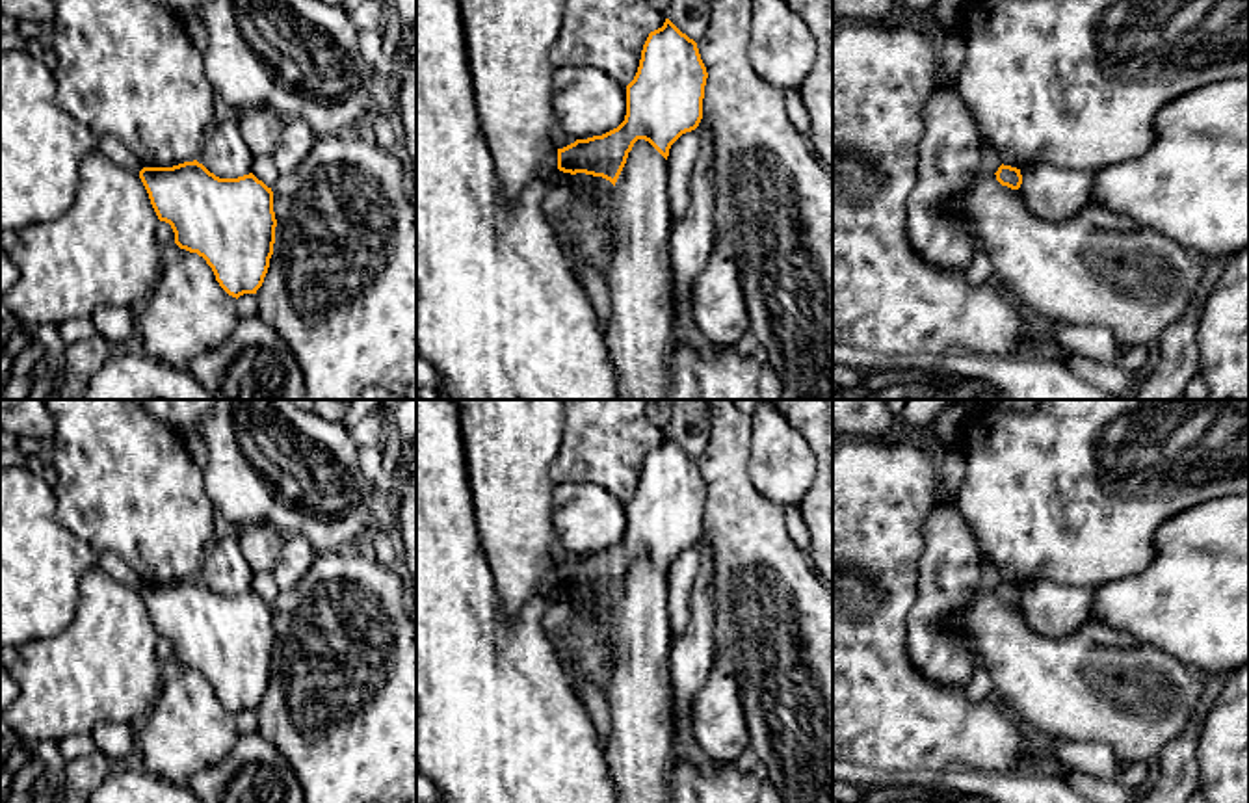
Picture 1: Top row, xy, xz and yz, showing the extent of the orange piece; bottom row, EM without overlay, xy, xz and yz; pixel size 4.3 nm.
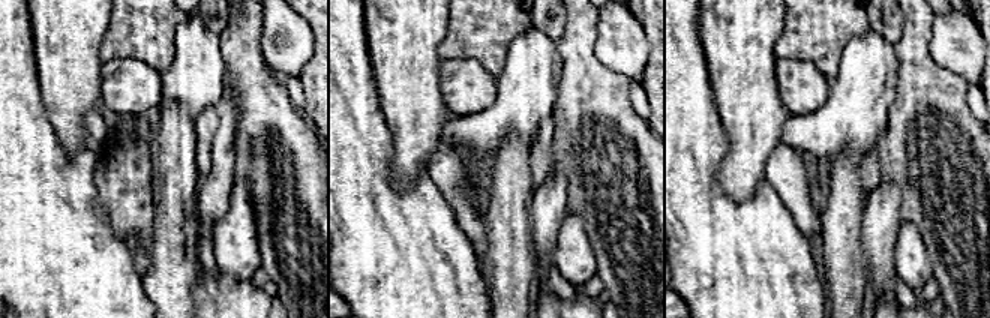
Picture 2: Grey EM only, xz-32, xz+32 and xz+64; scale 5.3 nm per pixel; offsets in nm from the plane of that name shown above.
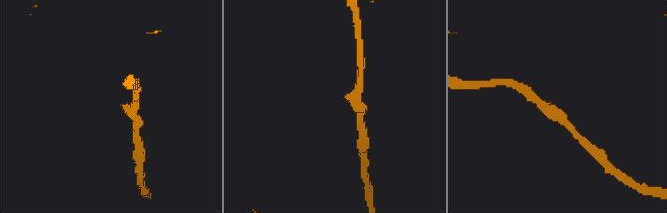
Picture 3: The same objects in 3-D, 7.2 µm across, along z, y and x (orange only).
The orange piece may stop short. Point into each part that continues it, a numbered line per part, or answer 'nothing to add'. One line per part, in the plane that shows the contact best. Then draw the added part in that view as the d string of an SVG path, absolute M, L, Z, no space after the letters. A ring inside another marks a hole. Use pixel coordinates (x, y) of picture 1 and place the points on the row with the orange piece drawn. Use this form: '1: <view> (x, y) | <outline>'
nothing to add

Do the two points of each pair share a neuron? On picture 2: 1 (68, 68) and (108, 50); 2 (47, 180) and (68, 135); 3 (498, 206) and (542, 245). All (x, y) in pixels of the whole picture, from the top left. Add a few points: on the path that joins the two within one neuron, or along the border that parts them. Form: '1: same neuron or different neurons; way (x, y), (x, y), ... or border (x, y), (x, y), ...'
1: different neurons; border (110, 21), (99, 47), (101, 62)
2: different neurons; border (47, 116), (57, 141), (68, 153), (84, 149)
3: different neurons; border (531, 200), (530, 246), (537, 270)

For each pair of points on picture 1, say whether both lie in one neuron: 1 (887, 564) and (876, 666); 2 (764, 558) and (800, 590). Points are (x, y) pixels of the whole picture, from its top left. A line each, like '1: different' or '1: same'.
1: same
2: same

